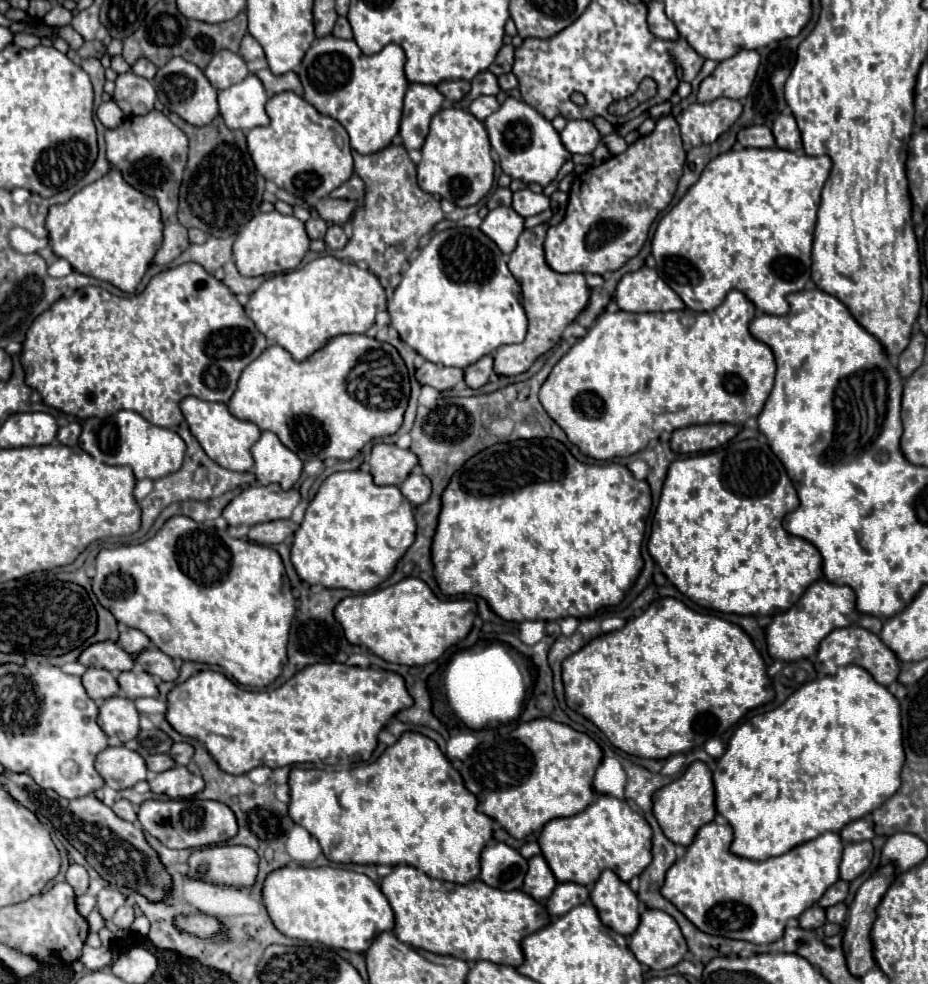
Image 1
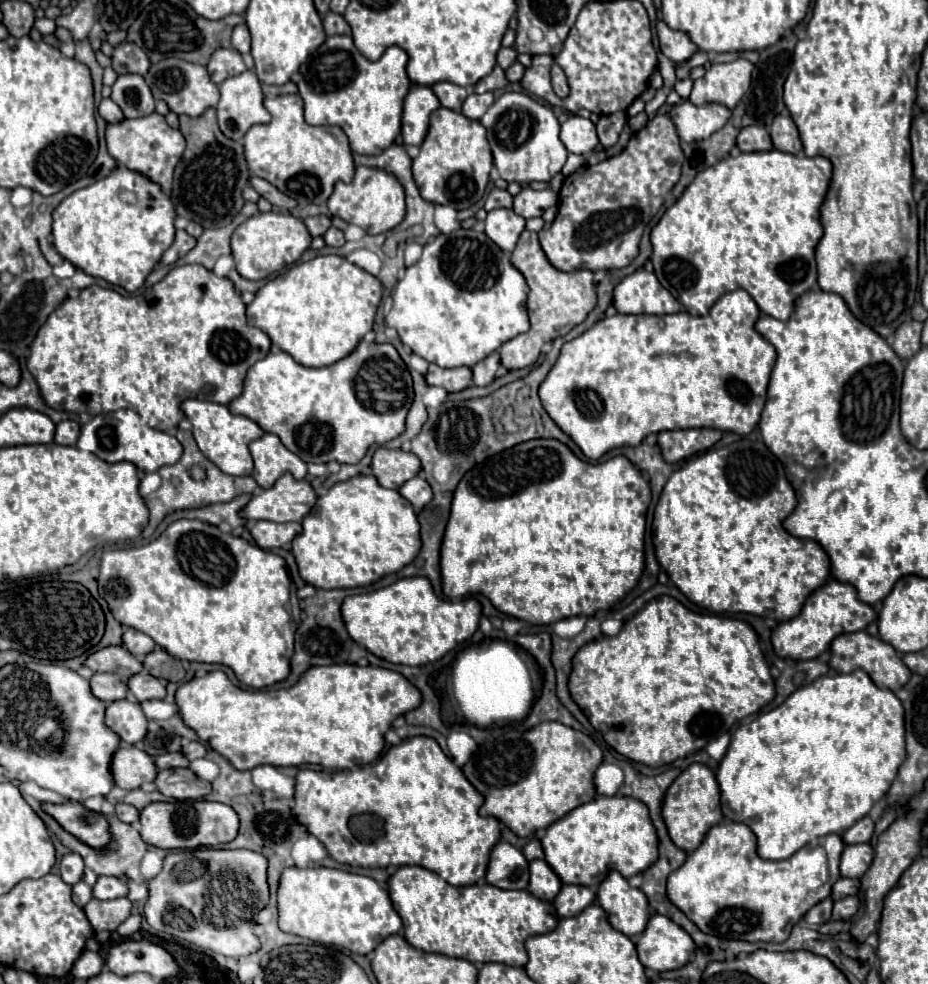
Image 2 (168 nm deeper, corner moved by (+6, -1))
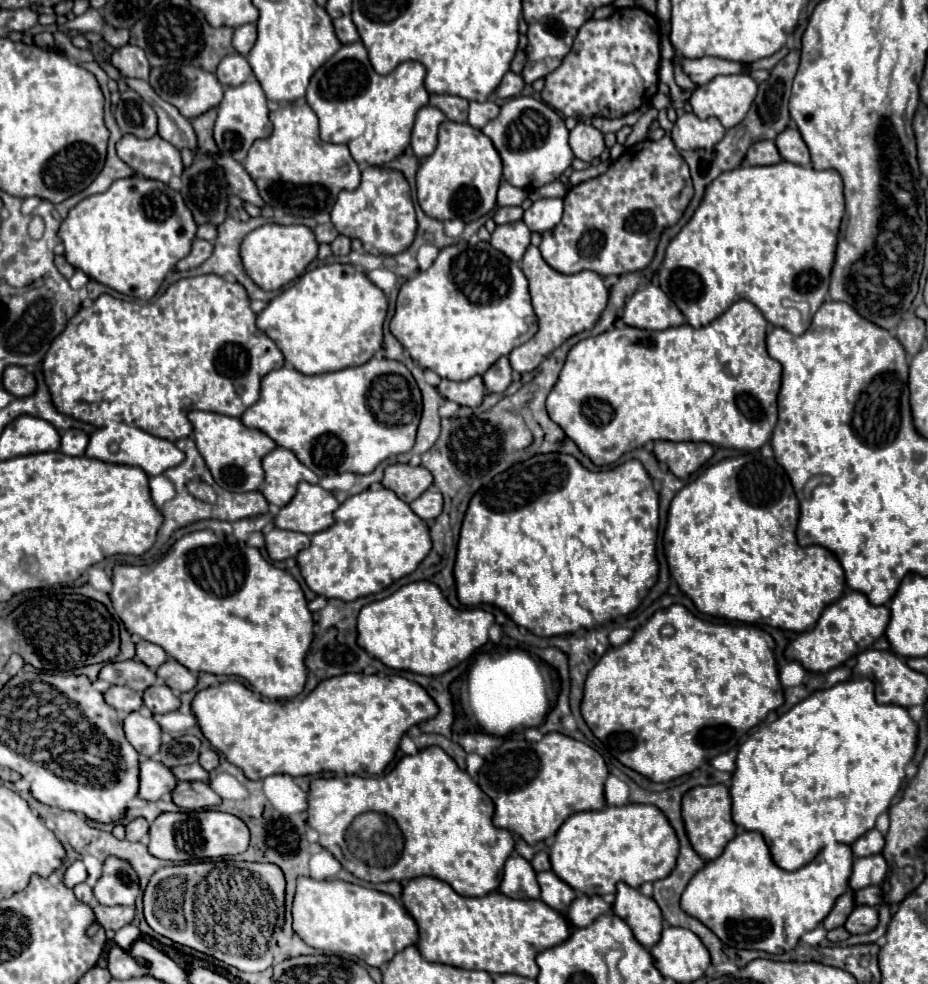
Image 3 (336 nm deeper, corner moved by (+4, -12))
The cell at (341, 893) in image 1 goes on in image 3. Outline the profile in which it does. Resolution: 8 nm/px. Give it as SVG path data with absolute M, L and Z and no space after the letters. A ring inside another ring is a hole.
M300 878L292 916L294 932L308 946L334 954L350 954L368 966L382 966L390 962L396 952L418 942L418 926L400 900L344 880Z

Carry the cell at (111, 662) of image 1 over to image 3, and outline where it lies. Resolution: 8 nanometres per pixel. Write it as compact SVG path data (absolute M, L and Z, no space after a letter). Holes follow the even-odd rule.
M132 658L126 662L108 662L100 670L98 678L110 684L120 684L144 692L144 688L150 688L156 682L156 672L152 672L144 662Z

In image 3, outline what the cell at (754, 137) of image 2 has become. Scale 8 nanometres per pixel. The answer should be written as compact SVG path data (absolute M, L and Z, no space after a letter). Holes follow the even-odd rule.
M762 140L750 146L746 154L746 162L752 166L764 166L764 164L778 164L782 162L782 156L772 140Z

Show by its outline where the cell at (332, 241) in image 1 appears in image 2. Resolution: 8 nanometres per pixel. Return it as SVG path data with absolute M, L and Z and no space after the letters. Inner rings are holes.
M330 227L330 229L324 233L324 241L326 241L326 245L330 245L330 247L342 247L342 245L346 243L342 231L336 229L336 227Z

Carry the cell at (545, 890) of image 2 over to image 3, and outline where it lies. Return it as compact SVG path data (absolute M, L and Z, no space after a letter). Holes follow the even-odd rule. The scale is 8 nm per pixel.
M552 870L540 872L538 874L538 884L540 884L540 890L542 890L540 898L550 908L554 908L562 914L568 910L568 904L572 904L572 900L576 898L576 892L564 880L560 880Z

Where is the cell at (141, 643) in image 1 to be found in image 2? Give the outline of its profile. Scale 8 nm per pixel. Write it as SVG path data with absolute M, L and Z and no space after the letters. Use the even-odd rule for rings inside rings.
M126 629L124 631L124 635L122 635L122 645L134 655L134 657L138 657L138 659L142 659L144 655L148 655L150 651L154 651L154 647L156 647L156 643L148 637L148 635L144 635L144 633L140 633L140 631L136 631L136 629Z

